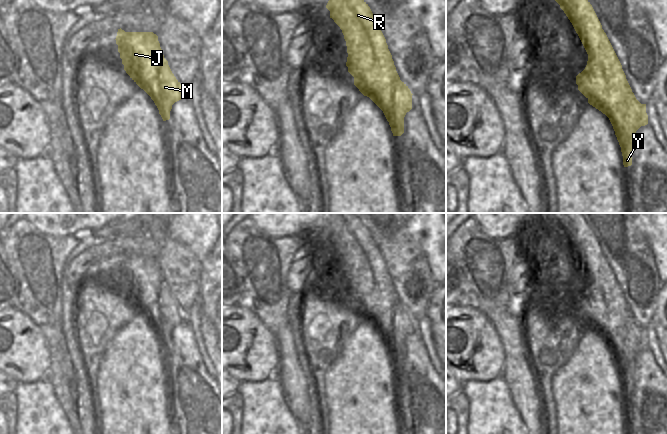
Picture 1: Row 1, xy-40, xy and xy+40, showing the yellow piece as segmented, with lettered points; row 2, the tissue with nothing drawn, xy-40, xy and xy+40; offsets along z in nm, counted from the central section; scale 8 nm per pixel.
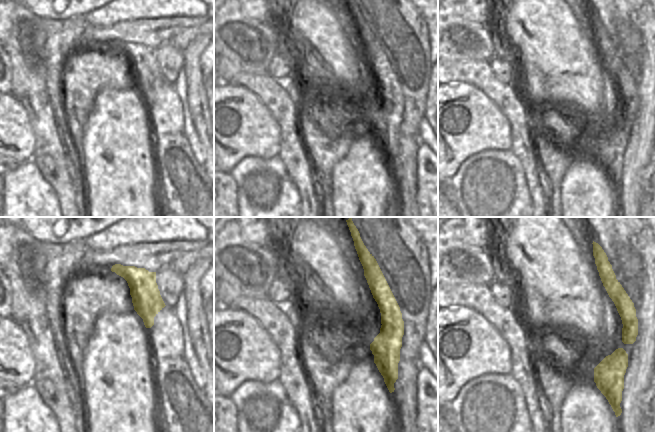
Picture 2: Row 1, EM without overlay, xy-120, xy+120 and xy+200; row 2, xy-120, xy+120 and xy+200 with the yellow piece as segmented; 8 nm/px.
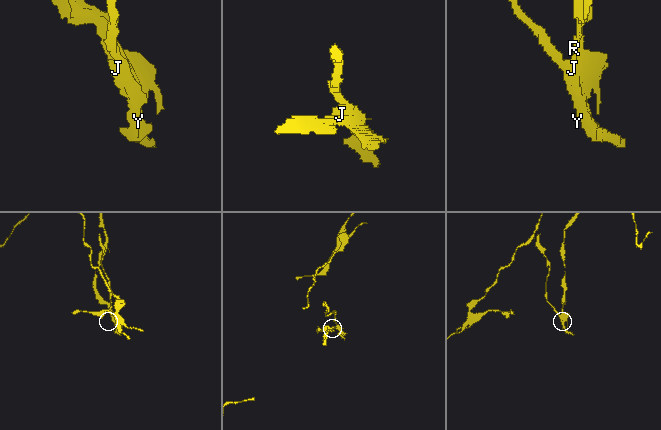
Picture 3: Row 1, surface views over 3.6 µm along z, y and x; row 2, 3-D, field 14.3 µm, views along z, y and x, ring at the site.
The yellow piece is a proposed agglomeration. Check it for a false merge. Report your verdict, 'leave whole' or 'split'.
split

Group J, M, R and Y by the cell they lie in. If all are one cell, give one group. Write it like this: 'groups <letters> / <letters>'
groups J R Y / M

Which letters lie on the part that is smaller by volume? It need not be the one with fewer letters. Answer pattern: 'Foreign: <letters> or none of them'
Foreign: M.

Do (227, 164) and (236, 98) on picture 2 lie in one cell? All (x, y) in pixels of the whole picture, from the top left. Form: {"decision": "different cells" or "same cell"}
{"decision": "same cell"}

